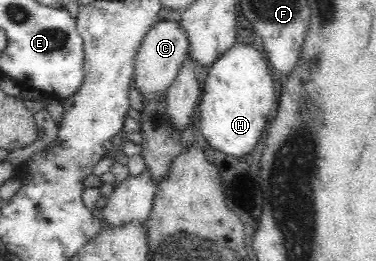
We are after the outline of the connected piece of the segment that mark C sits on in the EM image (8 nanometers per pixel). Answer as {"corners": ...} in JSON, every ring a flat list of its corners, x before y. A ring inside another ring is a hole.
{"corners":[[164,20,153,25,142,39,134,59,132,83,140,96,157,98,167,94,181,69,181,63,186,59,187,50,188,38,183,25,179,26,173,20]]}

